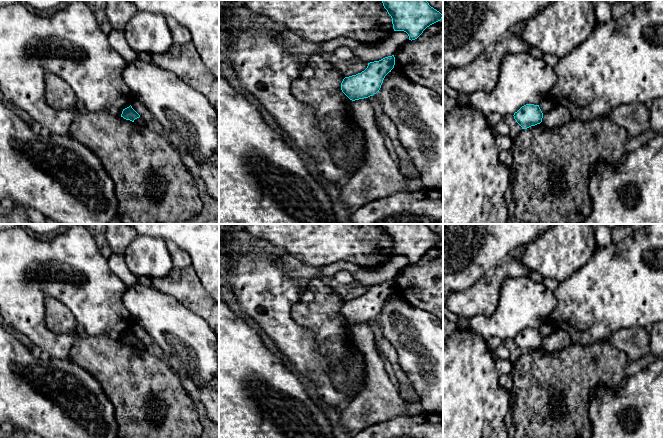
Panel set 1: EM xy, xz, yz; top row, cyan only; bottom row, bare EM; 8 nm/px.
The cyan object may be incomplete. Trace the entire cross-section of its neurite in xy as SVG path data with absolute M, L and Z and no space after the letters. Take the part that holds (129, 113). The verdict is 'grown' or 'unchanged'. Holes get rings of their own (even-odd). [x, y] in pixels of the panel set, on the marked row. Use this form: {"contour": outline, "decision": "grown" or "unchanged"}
{"contour": "M130 105L129 107L123 109L121 117L123 117L126 120L134 122L134 120L139 118L140 115Z", "decision": "unchanged"}

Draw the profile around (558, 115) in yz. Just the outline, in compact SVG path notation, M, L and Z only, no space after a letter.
M553 106L553 108L543 114L542 124L549 128L555 128L562 124L566 124L569 120L571 120L570 112L561 106Z

